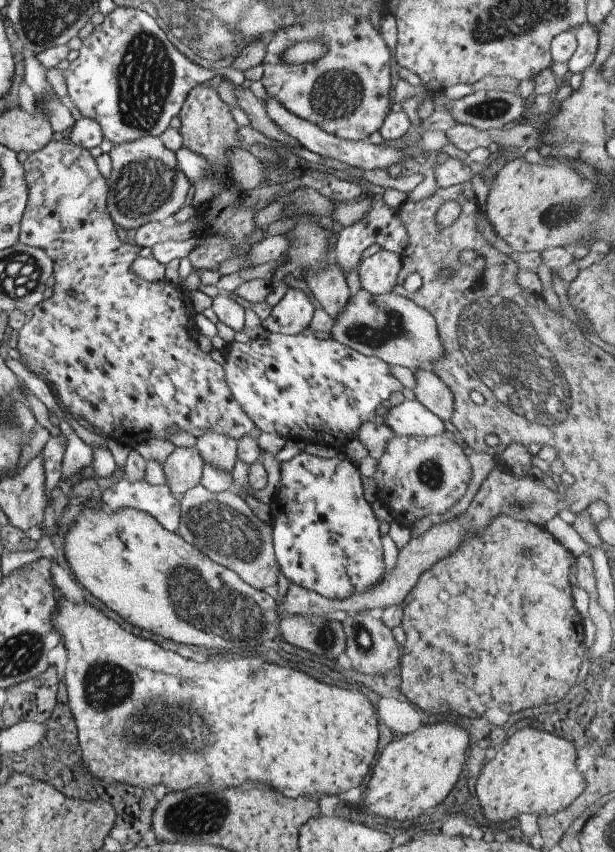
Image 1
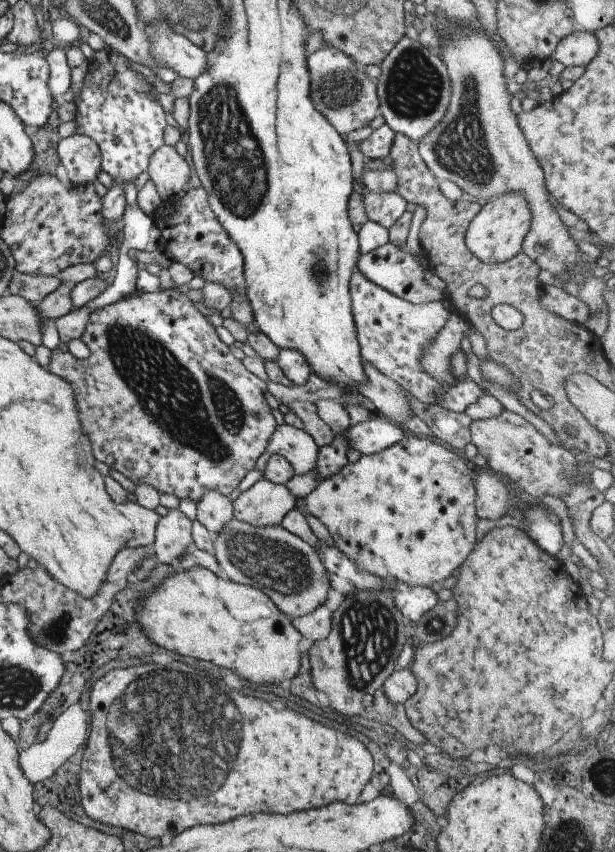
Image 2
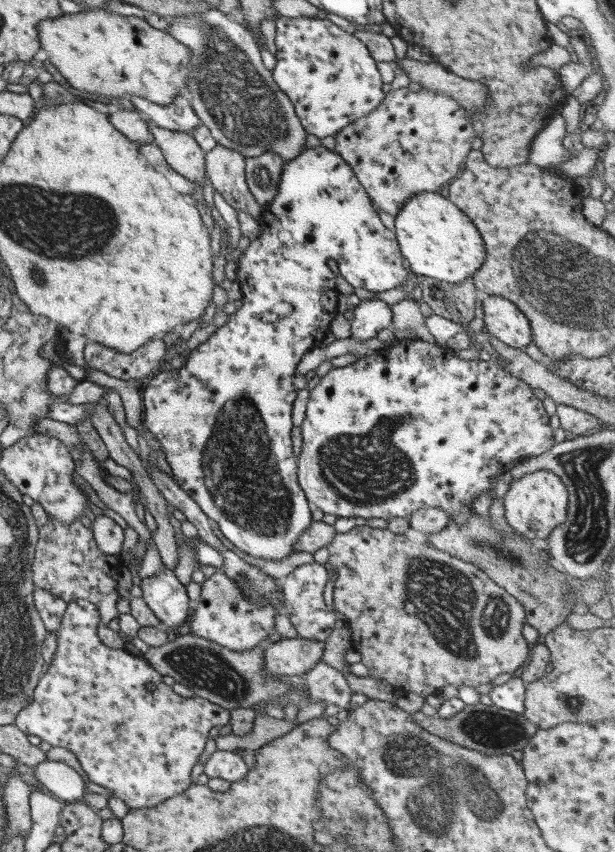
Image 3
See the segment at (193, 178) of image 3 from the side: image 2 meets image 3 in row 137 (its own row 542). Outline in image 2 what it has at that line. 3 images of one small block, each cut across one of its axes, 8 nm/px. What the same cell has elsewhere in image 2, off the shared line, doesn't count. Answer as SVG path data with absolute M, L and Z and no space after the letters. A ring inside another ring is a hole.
M169 509L155 526L155 536L151 544L153 555L161 564L176 567L176 560L179 560L191 545L191 521L178 509Z

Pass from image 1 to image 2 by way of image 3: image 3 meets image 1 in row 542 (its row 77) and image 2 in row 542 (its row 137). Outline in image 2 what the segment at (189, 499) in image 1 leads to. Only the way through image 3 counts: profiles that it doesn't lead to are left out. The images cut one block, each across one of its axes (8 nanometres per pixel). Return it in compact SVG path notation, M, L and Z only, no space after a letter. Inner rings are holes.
M231 519L211 537L213 556L227 579L259 589L287 616L305 616L326 600L329 580L312 546L279 526L255 528Z

